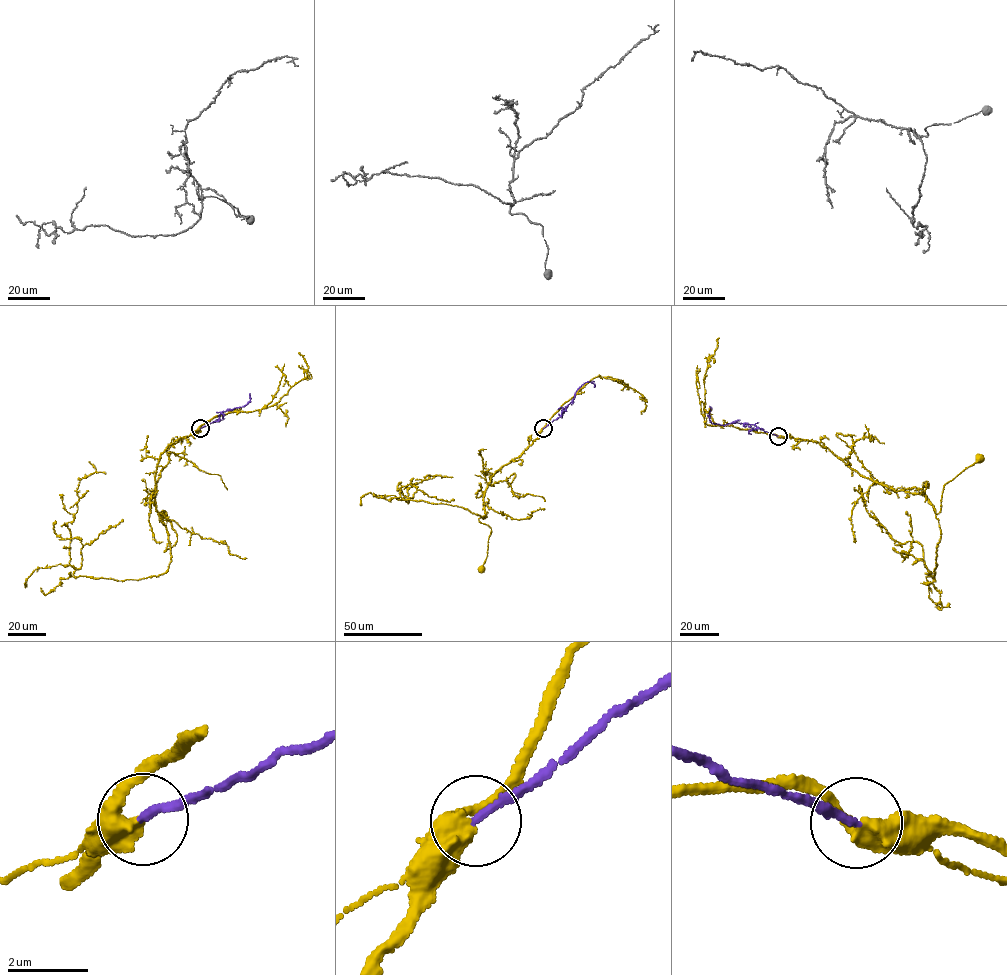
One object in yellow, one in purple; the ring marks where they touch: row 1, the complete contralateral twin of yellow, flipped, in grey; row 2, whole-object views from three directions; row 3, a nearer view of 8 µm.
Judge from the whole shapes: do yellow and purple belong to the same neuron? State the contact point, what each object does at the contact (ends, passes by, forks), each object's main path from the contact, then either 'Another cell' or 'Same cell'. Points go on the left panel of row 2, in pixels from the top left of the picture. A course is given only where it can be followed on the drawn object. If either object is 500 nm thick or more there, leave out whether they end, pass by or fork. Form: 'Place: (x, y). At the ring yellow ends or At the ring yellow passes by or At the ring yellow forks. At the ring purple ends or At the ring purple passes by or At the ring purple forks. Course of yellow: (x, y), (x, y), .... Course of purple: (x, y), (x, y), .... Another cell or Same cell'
Place: (200, 428). At the ring yellow passes by. At the ring purple ends. Course of yellow: (199, 428), (168, 445), (157, 465), (156, 510), (168, 536), (164, 551), (176, 542), (177, 536), (164, 514). Course of purple: (199, 428), (218, 420), (223, 411), (244, 406), (250, 400), (249, 393). Same cell

